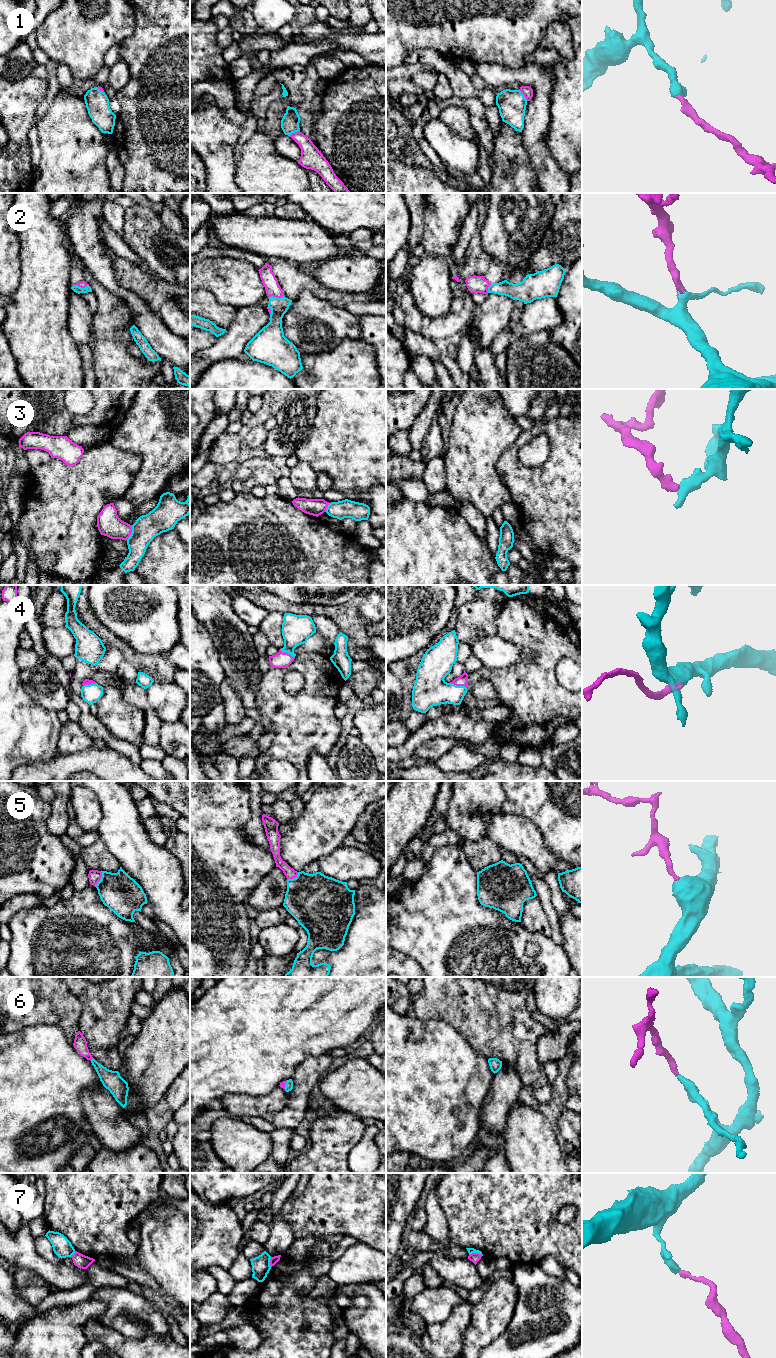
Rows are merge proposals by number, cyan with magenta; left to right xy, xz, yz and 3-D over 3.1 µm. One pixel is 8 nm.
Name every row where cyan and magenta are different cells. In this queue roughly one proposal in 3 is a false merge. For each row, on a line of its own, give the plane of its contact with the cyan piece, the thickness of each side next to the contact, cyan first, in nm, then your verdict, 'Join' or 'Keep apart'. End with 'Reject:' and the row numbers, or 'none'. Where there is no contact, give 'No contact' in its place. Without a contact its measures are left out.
1: Touches cyan in yz. Thickness 220 nm (cyan) against 90 nm. Join
2: Touches cyan in xy. Thickness 60 nm (cyan) against 60 nm. Join
3: Touches cyan in xy. Thickness 200 nm (cyan) against 190 nm. Keep apart
4: Touches cyan in yz. Thickness 280 nm (cyan) against 80 nm. Join
5: Touches cyan in xy. Thickness 300 nm (cyan) against 100 nm. Join
6: Touches cyan in xy. Thickness 160 nm (cyan) against 110 nm. Join
7: Touches cyan in yz. Thickness 50 nm (cyan) against 80 nm. Keep apart
Reject: 3, 7

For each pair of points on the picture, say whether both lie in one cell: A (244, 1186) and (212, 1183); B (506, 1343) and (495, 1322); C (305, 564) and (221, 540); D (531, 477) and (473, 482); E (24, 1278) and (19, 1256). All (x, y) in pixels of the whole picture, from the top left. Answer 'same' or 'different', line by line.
A: same
B: different
C: same
D: different
E: different

